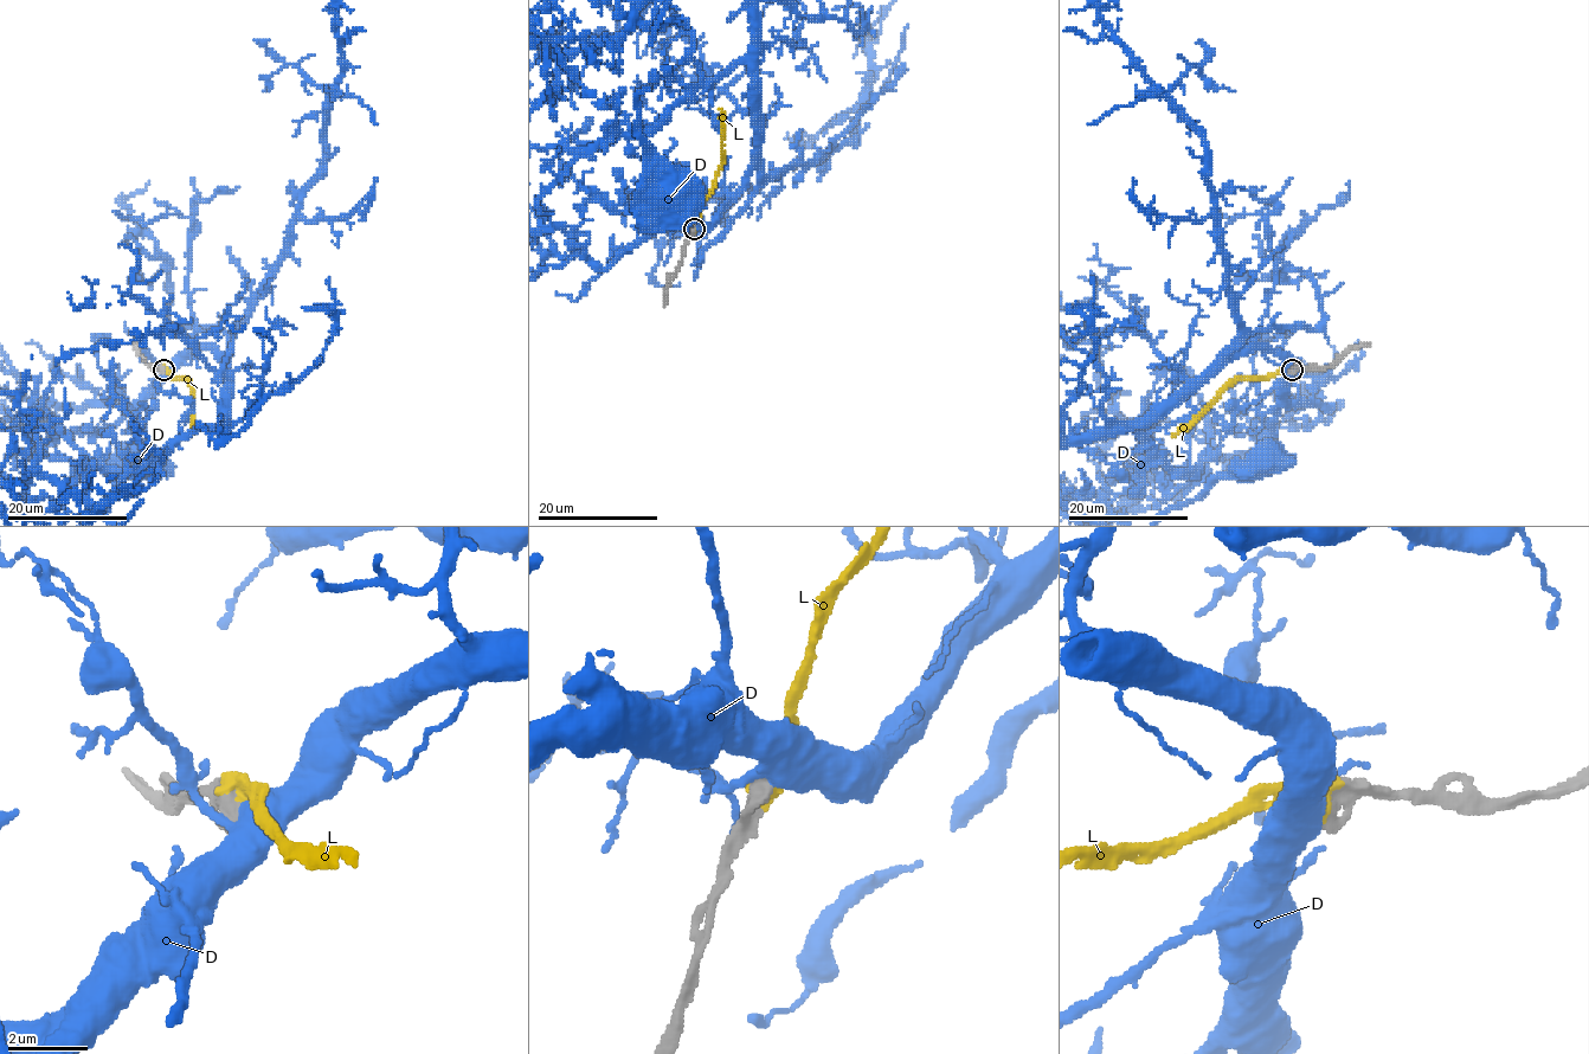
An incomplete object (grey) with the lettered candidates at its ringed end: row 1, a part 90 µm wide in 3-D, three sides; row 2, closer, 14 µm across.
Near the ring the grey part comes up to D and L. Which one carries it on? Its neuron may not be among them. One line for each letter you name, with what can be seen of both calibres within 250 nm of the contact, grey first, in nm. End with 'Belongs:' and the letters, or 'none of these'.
L: 600/500 nm
Belongs: L

